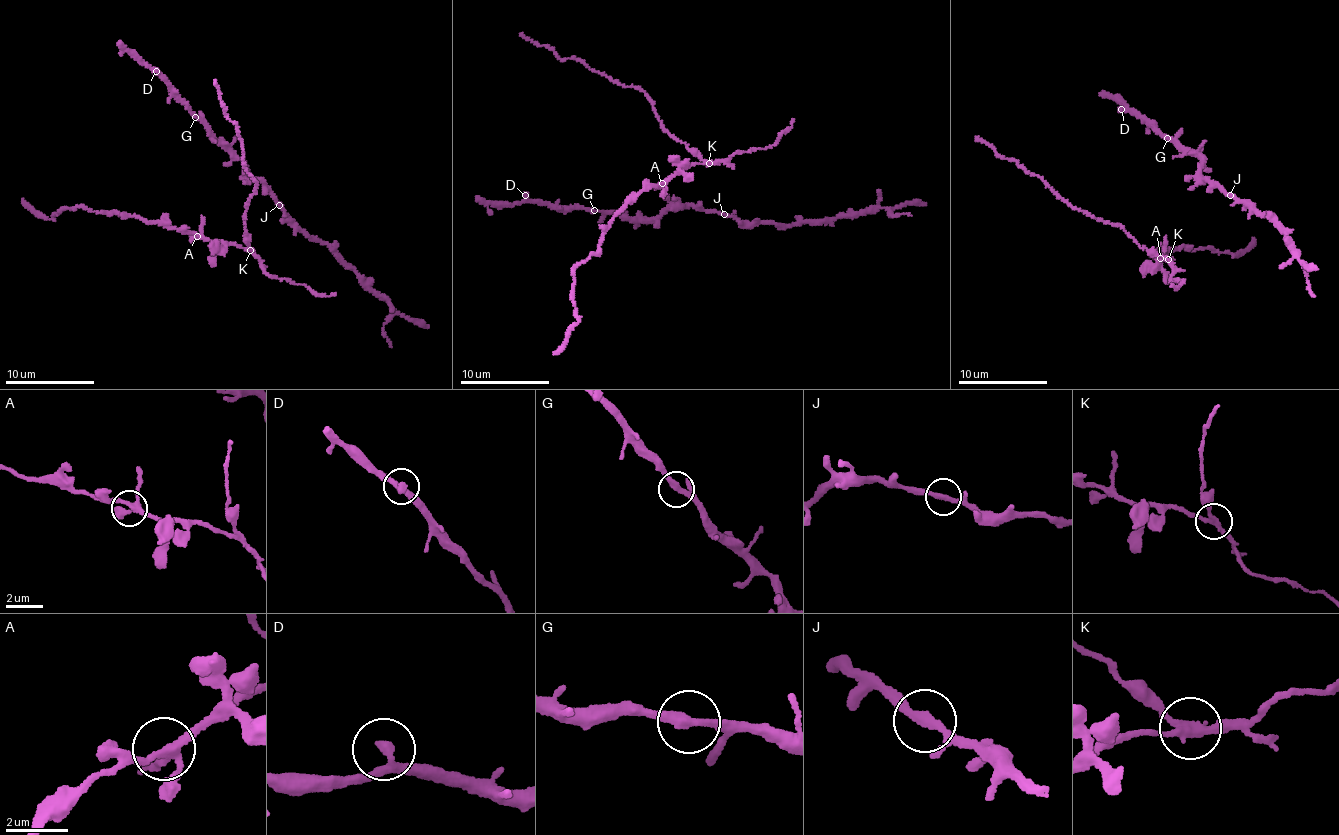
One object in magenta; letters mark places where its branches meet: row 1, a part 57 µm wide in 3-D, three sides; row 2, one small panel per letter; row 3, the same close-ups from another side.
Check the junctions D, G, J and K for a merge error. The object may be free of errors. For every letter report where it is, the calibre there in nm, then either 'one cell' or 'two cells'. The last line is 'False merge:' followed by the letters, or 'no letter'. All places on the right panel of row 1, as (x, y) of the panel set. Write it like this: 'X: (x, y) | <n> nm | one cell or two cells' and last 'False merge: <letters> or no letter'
D: (1121, 109) | 240 nm | one cell
G: (1167, 138) | 280 nm | one cell
J: (1230, 195) | 260 nm | one cell
K: (1168, 259) | 240 nm | two cells
False merge: K

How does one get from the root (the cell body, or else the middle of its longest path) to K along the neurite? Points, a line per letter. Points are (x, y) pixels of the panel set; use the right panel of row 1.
K: (1165, 237), (1164, 255), (1159, 260), (1168, 260)

